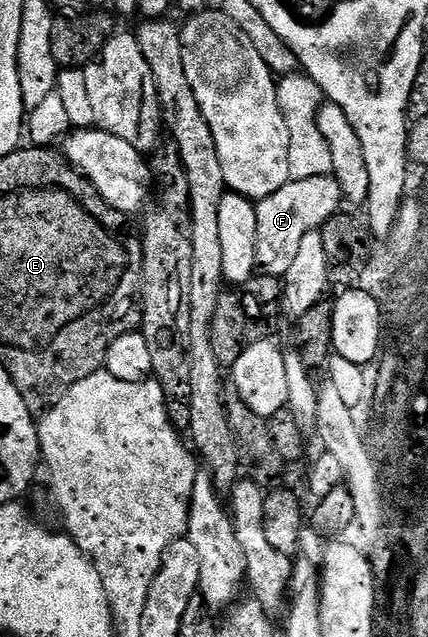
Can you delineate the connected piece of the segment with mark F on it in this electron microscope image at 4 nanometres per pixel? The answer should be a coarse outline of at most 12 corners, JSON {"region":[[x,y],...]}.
{"region":[[334,175],[255,204],[256,265],[286,277],[305,234],[344,203]]}

